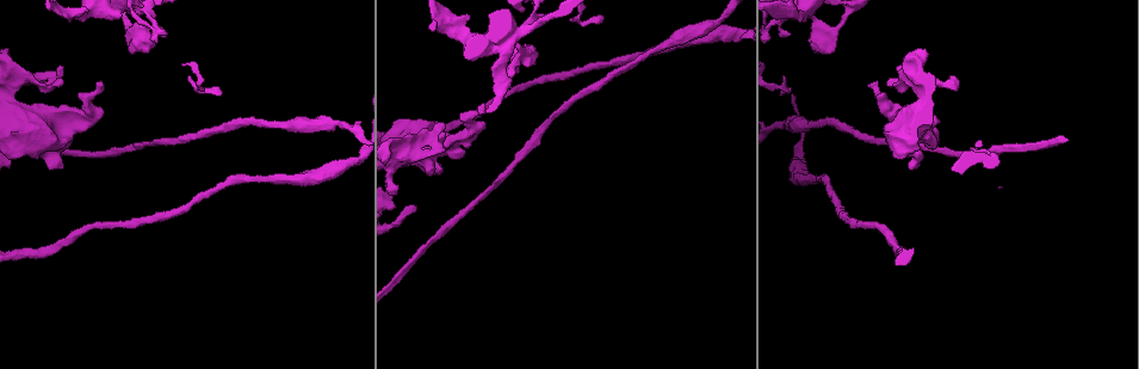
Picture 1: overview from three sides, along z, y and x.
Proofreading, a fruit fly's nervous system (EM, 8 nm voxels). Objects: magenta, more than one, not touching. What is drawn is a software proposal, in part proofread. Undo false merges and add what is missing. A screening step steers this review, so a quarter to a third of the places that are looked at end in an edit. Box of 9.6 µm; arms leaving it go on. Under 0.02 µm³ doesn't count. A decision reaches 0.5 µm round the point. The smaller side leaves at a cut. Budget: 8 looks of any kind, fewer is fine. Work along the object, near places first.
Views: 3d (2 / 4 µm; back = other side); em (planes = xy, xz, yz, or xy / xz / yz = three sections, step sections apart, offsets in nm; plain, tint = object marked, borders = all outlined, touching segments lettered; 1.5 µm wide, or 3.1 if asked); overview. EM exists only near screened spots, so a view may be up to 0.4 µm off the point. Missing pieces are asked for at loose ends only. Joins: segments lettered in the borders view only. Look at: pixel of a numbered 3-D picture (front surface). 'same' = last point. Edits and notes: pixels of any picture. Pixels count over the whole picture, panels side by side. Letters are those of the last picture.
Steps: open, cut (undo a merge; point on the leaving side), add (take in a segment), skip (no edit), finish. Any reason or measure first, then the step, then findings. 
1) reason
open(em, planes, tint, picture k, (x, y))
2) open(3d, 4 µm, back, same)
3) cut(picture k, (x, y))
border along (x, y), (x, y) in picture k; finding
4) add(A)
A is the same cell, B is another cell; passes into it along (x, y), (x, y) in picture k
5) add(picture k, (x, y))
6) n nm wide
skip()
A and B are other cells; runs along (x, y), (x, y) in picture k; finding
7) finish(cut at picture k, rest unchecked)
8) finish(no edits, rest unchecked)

an open end
open(em, xy, step 4, tint, picture 1, (915, 166))

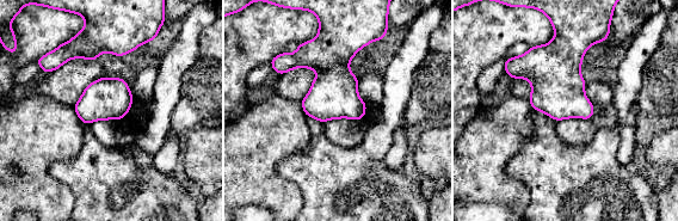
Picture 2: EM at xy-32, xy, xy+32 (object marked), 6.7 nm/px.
open(em, planes, borders, same)

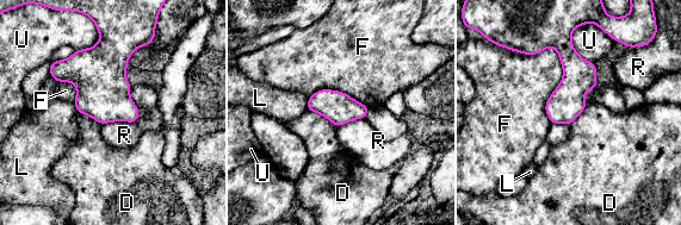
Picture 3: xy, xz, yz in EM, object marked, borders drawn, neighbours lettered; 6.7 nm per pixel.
220 nm wide
add(D)
D is the same cell, F, L, R and U are other cells; the cell continues

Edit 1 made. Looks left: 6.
open(overview)

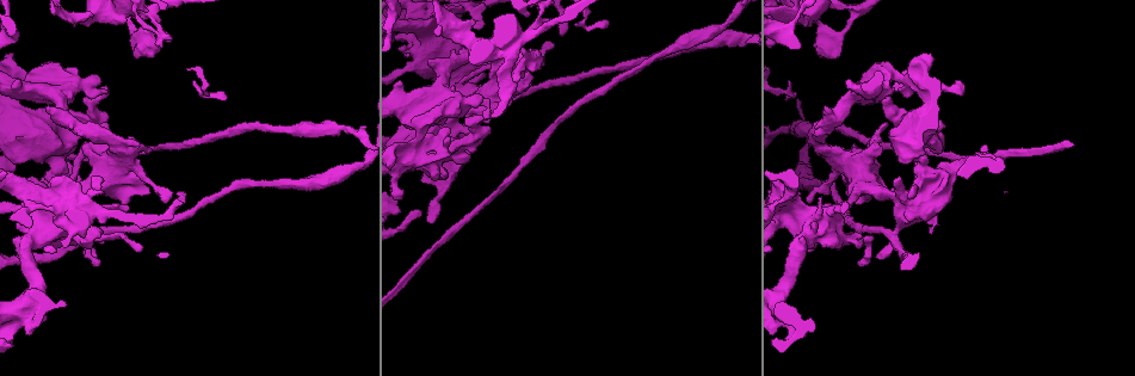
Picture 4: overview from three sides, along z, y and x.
thick turns thin
open(3d, 4 µm, picture 4, (488, 103))

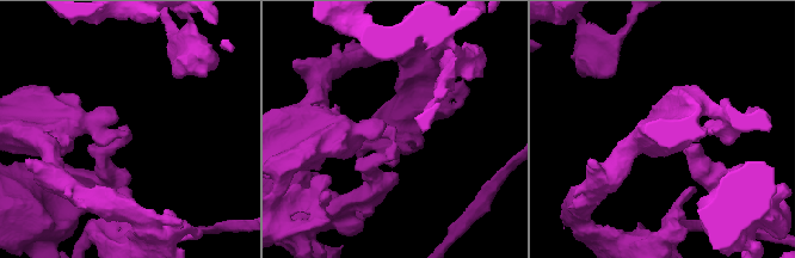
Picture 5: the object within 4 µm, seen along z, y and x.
shape alone is not enough
open(em, xz, step 4, tint, picture 5, (394, 131))

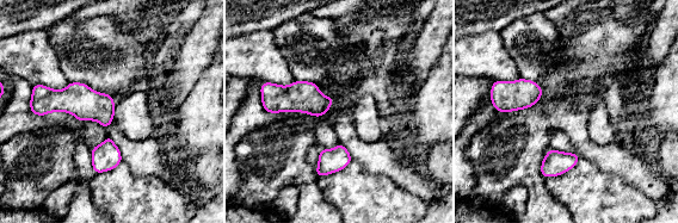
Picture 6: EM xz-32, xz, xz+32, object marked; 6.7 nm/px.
what lies round it
open(em, xz, step 4, borders, same)

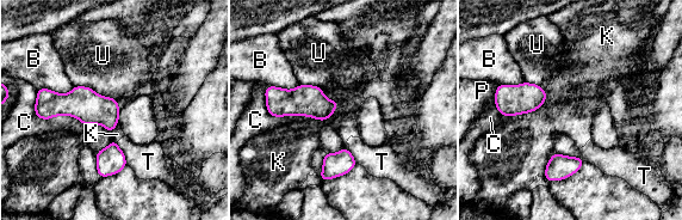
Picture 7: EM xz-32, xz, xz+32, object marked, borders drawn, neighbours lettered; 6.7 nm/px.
160 nm wide; C touches over 400 nm
skip()
B, C, K, P, T and U are other cells; all the same cell

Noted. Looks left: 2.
abrupt turn
open(em, xy, step 4, borders, picture 4, (806, 18))

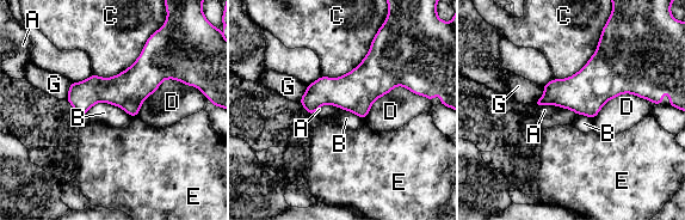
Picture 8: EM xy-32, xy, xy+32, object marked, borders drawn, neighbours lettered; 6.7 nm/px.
skip()
A, B, C, D, E and G are other cells; border along (165, 20), (127, 68), (92, 74) in picture 8; one cell here

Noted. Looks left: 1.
finish(add at picture 3, rest unchecked)

